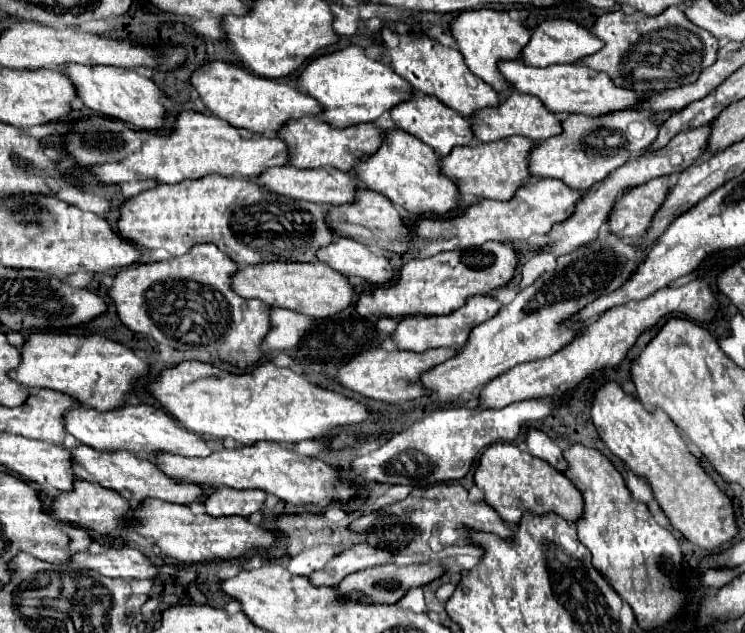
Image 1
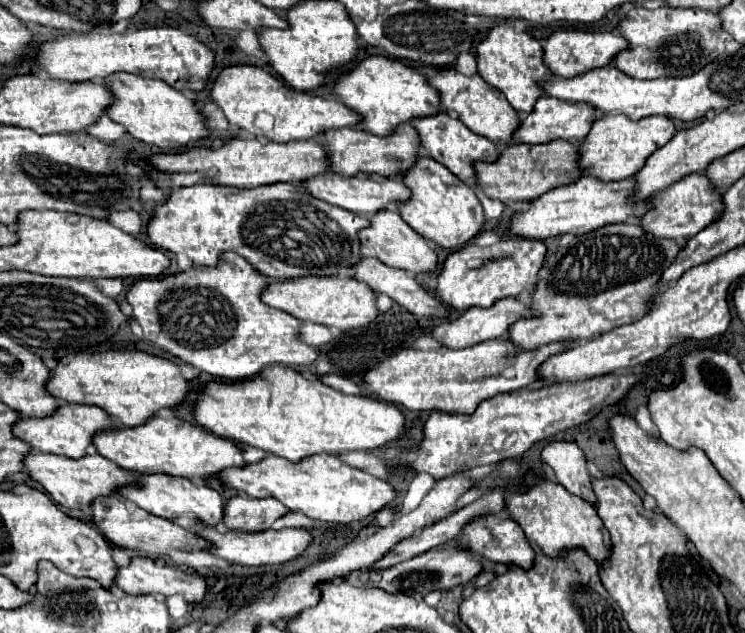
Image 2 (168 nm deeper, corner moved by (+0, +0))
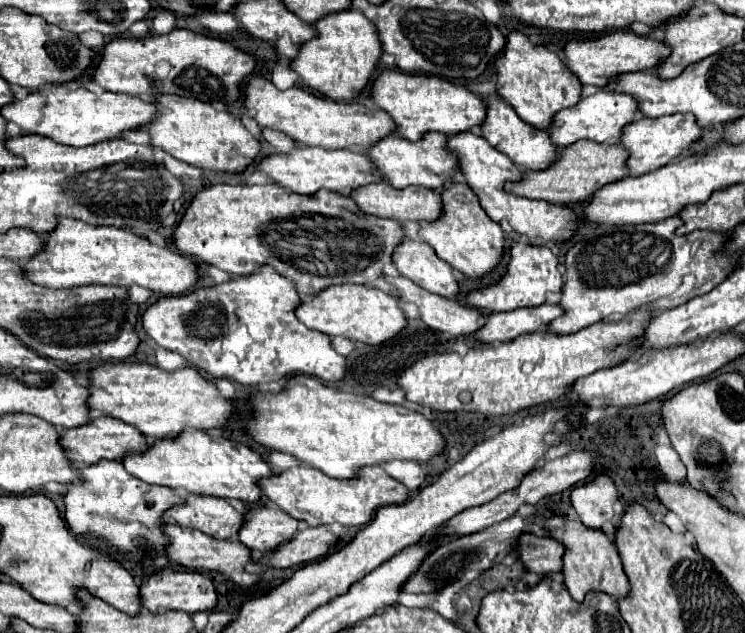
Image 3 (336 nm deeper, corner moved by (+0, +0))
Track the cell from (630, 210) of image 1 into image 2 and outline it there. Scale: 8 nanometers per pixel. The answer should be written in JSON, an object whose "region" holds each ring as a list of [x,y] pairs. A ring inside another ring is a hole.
{"region":[[[686,175],[686,179],[682,177],[682,181],[676,181],[674,185],[654,193],[652,197],[658,197],[658,205],[654,205],[654,209],[650,209],[650,213],[646,213],[646,217],[642,217],[642,221],[638,221],[642,225],[642,229],[658,239],[676,239],[678,243],[686,241],[688,237],[694,237],[694,233],[698,233],[700,229],[704,229],[706,225],[710,225],[714,221],[714,217],[718,217],[718,213],[722,211],[722,203],[720,203],[720,193],[712,189],[712,185],[708,183],[708,179],[704,175]]]}

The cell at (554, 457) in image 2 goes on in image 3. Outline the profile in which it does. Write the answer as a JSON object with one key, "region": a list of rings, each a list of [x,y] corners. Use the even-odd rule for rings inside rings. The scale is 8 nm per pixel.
{"region":[[[604,473],[592,483],[572,489],[572,507],[588,529],[602,529],[606,523],[612,523],[616,501],[618,491],[612,479]]]}

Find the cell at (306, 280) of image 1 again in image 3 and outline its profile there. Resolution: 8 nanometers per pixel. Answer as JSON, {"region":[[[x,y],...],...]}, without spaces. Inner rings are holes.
{"region":[[[334,285],[314,295],[310,303],[302,303],[296,309],[296,317],[314,331],[322,331],[332,337],[346,337],[352,341],[362,341],[366,345],[382,345],[384,341],[400,335],[408,319],[398,305],[398,299],[368,285]]]}

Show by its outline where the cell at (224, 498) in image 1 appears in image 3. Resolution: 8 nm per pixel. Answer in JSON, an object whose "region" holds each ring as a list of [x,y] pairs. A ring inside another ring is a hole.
{"region":[[[252,507],[238,533],[240,543],[252,551],[270,553],[292,541],[298,531],[298,521],[276,507]]]}

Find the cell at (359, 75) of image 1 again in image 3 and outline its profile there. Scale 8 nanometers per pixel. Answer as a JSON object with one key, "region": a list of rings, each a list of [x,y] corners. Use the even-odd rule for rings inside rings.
{"region":[[[382,71],[372,87],[372,101],[394,117],[398,137],[418,141],[430,131],[456,135],[480,127],[486,117],[486,103],[480,95],[468,91],[464,85],[454,85],[442,77],[410,75],[404,71]]]}

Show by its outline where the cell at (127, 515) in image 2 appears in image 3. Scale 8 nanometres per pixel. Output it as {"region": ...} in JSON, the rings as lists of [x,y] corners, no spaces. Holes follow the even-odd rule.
{"region":[[[168,523],[164,527],[168,539],[172,541],[166,549],[166,555],[174,561],[174,563],[180,563],[182,567],[186,569],[192,569],[192,571],[216,571],[216,573],[222,573],[228,581],[236,583],[238,587],[242,589],[250,589],[254,587],[260,577],[254,575],[254,573],[246,573],[246,565],[252,563],[252,551],[242,545],[240,541],[220,541],[220,539],[214,539],[202,531],[196,531],[196,529],[188,529],[188,527],[180,527],[176,523]]]}

